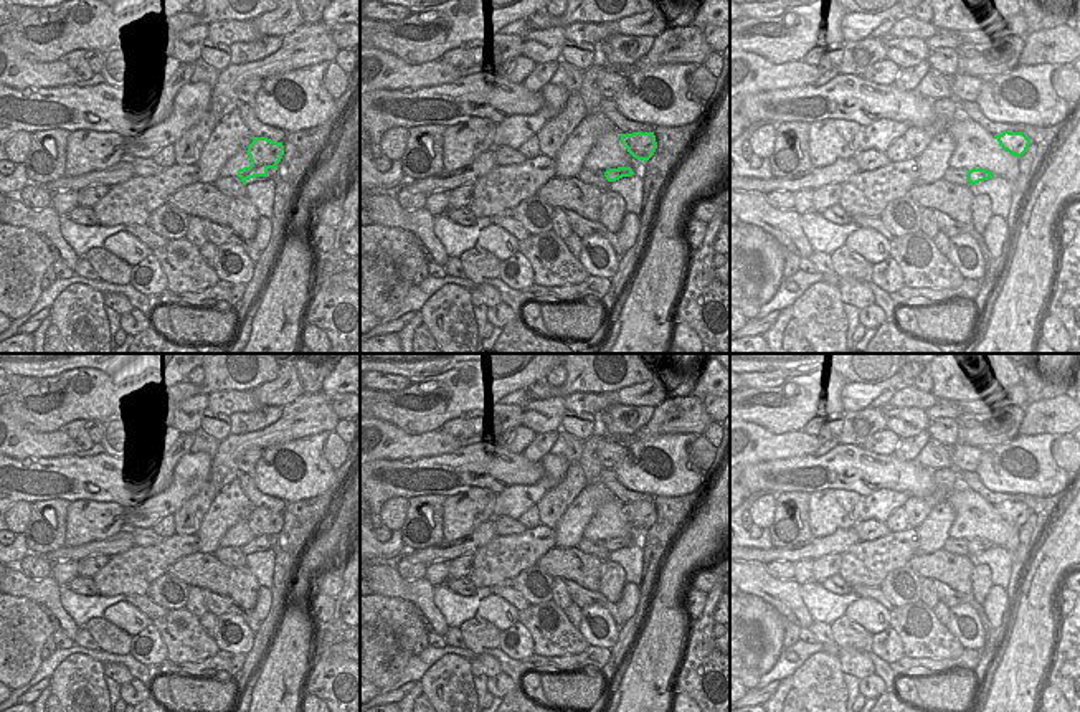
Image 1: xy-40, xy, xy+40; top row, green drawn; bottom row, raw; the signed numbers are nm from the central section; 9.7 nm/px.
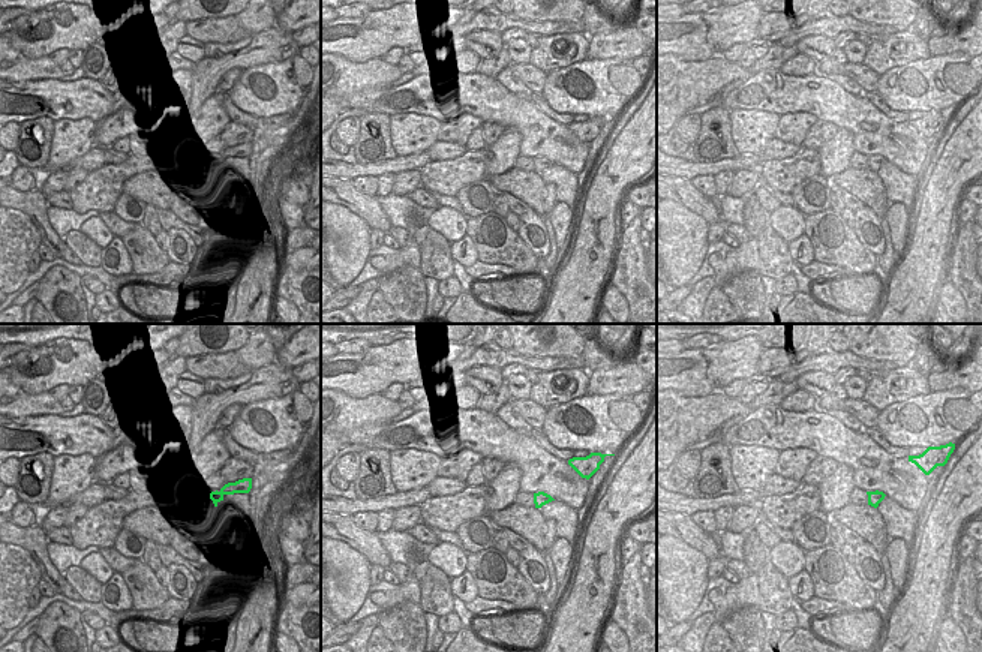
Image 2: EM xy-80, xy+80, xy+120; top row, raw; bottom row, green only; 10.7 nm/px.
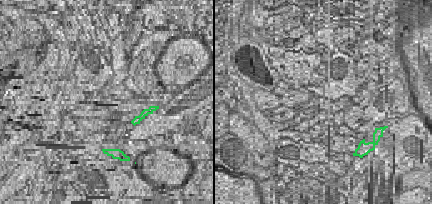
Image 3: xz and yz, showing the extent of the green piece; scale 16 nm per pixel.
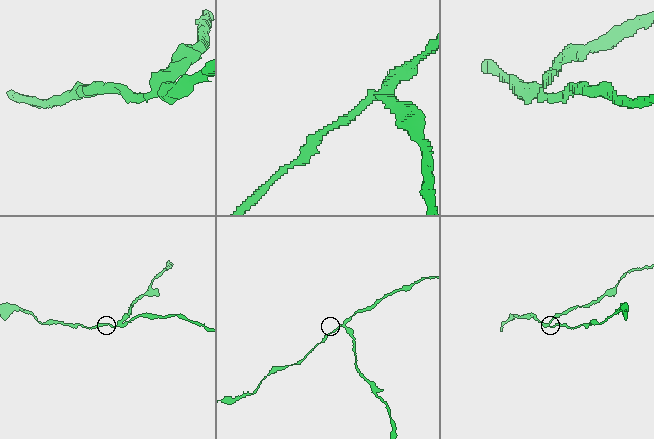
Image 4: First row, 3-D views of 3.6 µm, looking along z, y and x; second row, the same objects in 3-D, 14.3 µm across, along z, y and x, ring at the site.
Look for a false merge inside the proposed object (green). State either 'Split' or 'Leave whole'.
Split.

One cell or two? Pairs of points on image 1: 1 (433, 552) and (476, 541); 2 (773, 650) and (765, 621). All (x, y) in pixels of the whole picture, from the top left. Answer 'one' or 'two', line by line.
1: one
2: one

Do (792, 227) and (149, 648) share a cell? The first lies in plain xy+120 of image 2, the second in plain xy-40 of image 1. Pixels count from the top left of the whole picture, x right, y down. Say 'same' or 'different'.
different

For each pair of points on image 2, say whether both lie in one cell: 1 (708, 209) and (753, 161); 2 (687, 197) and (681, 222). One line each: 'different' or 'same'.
1: different
2: different

